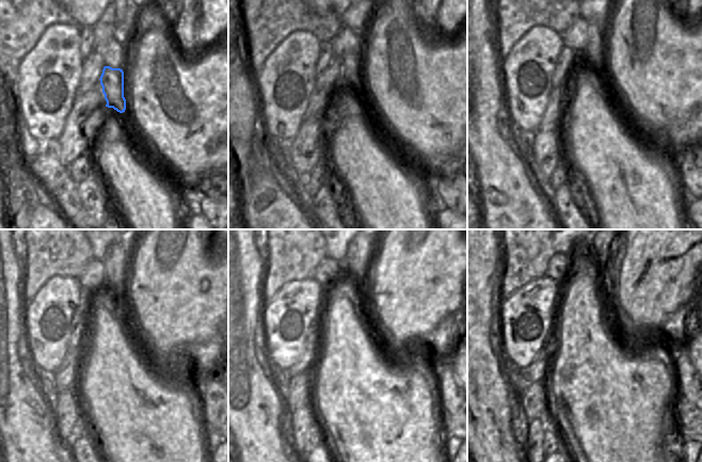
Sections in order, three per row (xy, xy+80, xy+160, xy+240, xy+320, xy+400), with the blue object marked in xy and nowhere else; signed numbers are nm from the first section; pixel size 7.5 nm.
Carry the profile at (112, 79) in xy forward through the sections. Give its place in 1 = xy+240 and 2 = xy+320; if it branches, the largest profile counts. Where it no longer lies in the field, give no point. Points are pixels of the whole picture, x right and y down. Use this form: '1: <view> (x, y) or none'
1: xy+240 (117, 256)
2: xy+320 (359, 253)

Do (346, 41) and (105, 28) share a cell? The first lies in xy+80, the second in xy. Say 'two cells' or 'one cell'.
two cells

